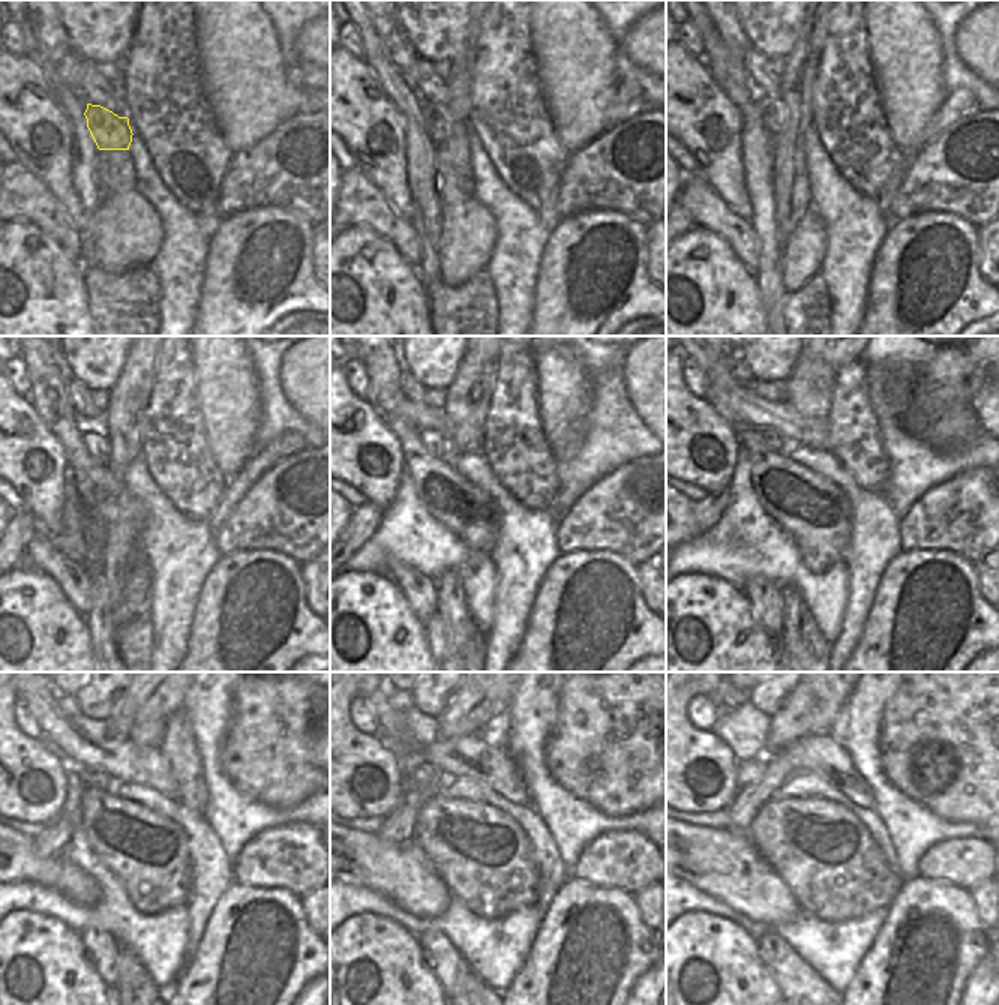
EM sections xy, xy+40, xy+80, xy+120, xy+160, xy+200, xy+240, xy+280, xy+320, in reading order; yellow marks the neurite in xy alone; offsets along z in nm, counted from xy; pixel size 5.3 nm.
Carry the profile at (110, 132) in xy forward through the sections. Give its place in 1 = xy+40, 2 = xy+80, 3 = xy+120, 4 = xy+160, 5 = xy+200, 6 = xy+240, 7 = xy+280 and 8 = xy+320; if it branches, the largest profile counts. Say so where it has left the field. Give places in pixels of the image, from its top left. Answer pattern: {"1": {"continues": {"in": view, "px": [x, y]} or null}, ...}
{"1": {"continues": {"in": "xy+40", "px": [438, 119]}}, "2": {"continues": {"in": "xy+80", "px": [773, 111]}}, "3": {"continues": {"in": "xy+120", "px": [95, 434]}}, "4": {"continues": {"in": "xy+160", "px": [434, 441]}}, "5": {"continues": {"in": "xy+200", "px": [774, 441]}}, "6": {"continues": {"in": "xy+240", "px": [90, 776]}}, "7": {"continues": {"in": "xy+280", "px": [420, 773]}}, "8": {"continues": {"in": "xy+320", "px": [750, 771]}}}

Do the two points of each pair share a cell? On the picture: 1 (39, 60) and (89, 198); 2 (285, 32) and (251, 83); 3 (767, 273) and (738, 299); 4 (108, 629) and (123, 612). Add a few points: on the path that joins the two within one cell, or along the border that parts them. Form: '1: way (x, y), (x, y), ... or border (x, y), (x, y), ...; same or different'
1: way (63, 95), (74, 107), (80, 123), (84, 164); same
2: border (266, 15), (272, 23), (285, 68); different
3: border (755, 273), (765, 317); different
4: border (113, 612), (113, 620), (119, 626); different

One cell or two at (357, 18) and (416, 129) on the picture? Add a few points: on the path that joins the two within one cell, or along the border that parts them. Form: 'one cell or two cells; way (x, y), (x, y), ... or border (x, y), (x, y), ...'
one cell; way (372, 45), (377, 60), (408, 102)

